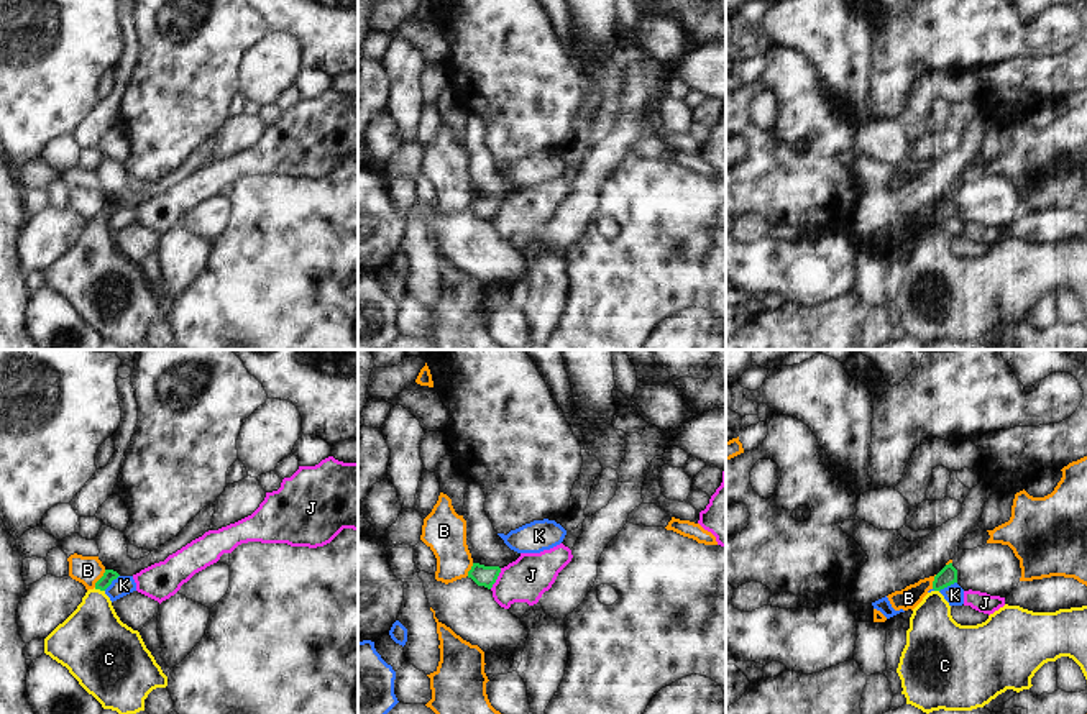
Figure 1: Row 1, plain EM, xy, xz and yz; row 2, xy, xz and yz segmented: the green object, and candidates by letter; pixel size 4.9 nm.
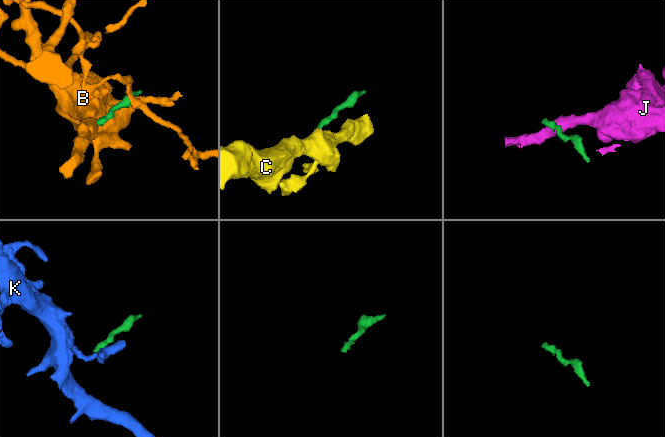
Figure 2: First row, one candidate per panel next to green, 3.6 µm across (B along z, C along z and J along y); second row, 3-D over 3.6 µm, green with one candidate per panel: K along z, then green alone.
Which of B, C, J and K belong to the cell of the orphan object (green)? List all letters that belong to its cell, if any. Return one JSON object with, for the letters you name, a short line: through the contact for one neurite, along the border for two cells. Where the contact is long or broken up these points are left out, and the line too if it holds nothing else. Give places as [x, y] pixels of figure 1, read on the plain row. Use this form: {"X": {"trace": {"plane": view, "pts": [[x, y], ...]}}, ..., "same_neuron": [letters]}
{"C": {"trace": {"plane": "xy", "pts": [[109, 207], [99, 220], [94, 271]]}}, "same_neuron": ["C"]}

